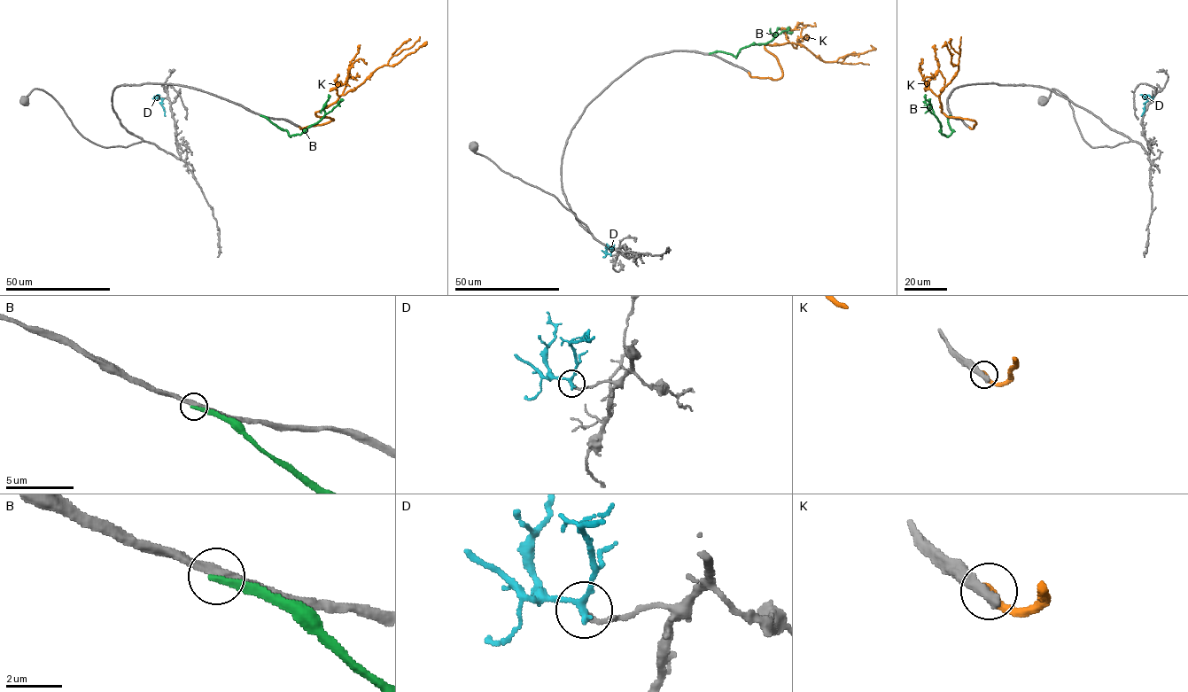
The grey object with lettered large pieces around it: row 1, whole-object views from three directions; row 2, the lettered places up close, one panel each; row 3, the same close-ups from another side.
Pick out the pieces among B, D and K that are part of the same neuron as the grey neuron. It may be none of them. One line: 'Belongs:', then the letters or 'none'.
Belongs: none

